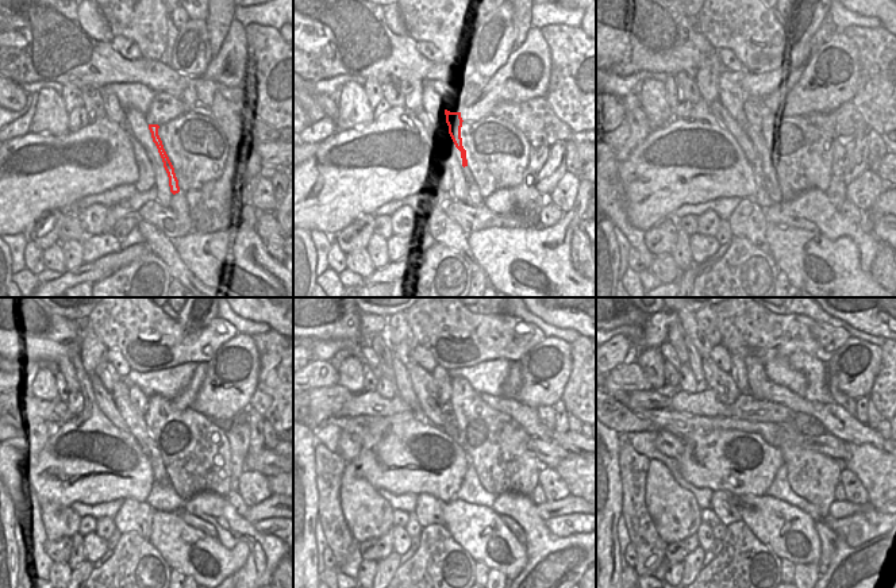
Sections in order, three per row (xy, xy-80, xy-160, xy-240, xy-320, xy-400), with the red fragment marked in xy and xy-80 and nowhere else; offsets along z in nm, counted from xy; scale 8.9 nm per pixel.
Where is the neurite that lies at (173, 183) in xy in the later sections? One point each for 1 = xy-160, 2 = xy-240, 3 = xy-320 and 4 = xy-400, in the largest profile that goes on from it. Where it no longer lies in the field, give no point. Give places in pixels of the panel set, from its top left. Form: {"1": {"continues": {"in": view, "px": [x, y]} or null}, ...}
{"1": {"continues": {"in": "xy-160", "px": [752, 107]}}, "2": {"continues": {"in": "xy-240", "px": [137, 396]}}, "3": {"continues": {"in": "xy-320", "px": [441, 376]}}, "4": {"continues": {"in": "xy-400", "px": [738, 372]}}}

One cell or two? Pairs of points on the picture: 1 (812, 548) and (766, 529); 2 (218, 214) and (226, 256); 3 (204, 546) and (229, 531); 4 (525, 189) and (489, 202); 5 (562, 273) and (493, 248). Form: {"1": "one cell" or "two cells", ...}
{"1": "one cell", "2": "two cells", "3": "two cells", "4": "two cells", "5": "one cell"}

